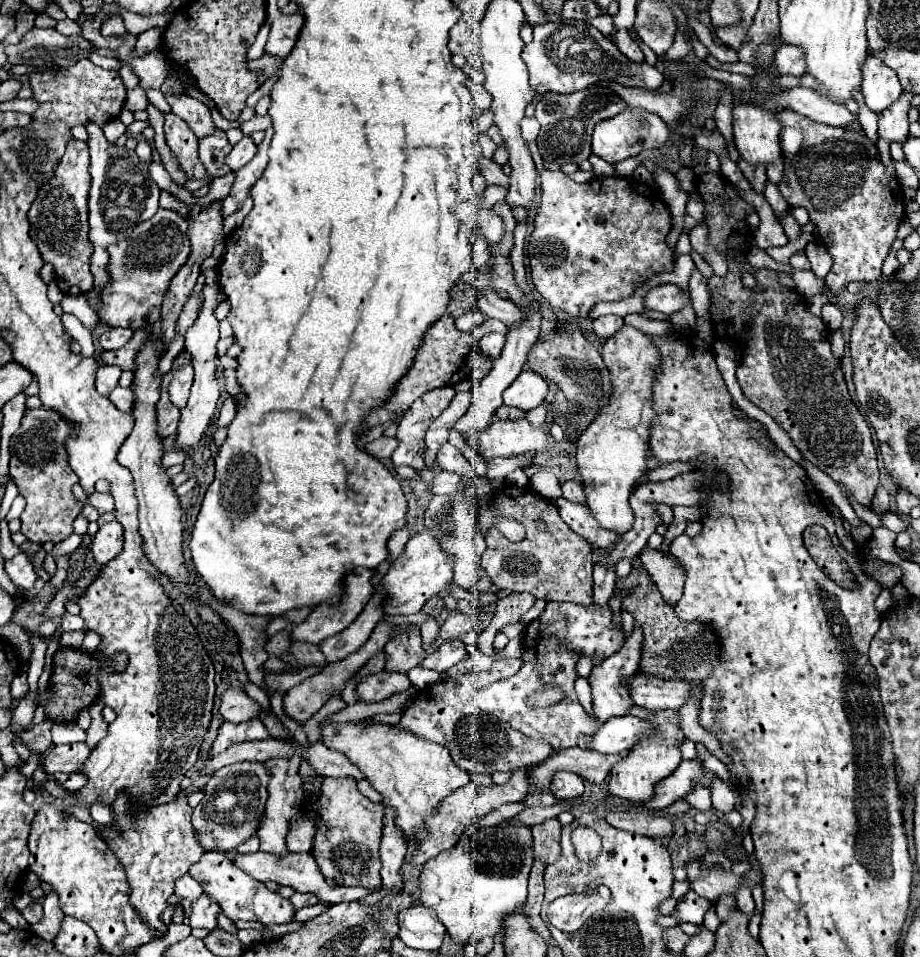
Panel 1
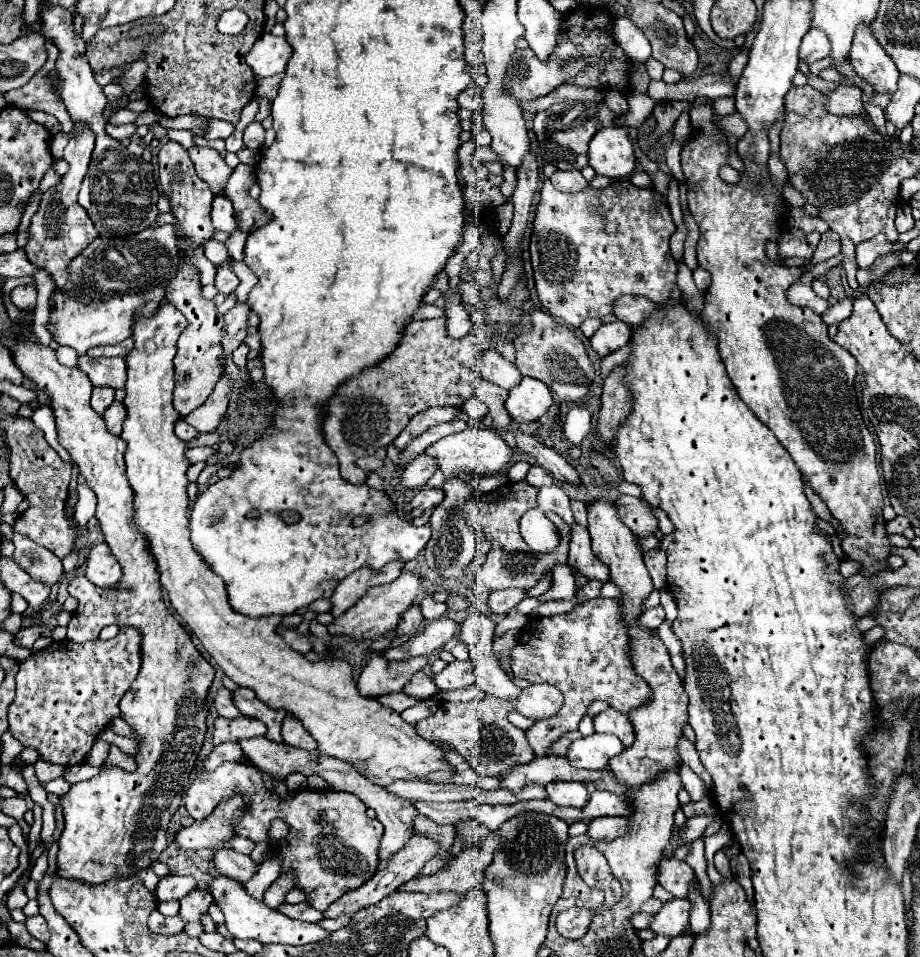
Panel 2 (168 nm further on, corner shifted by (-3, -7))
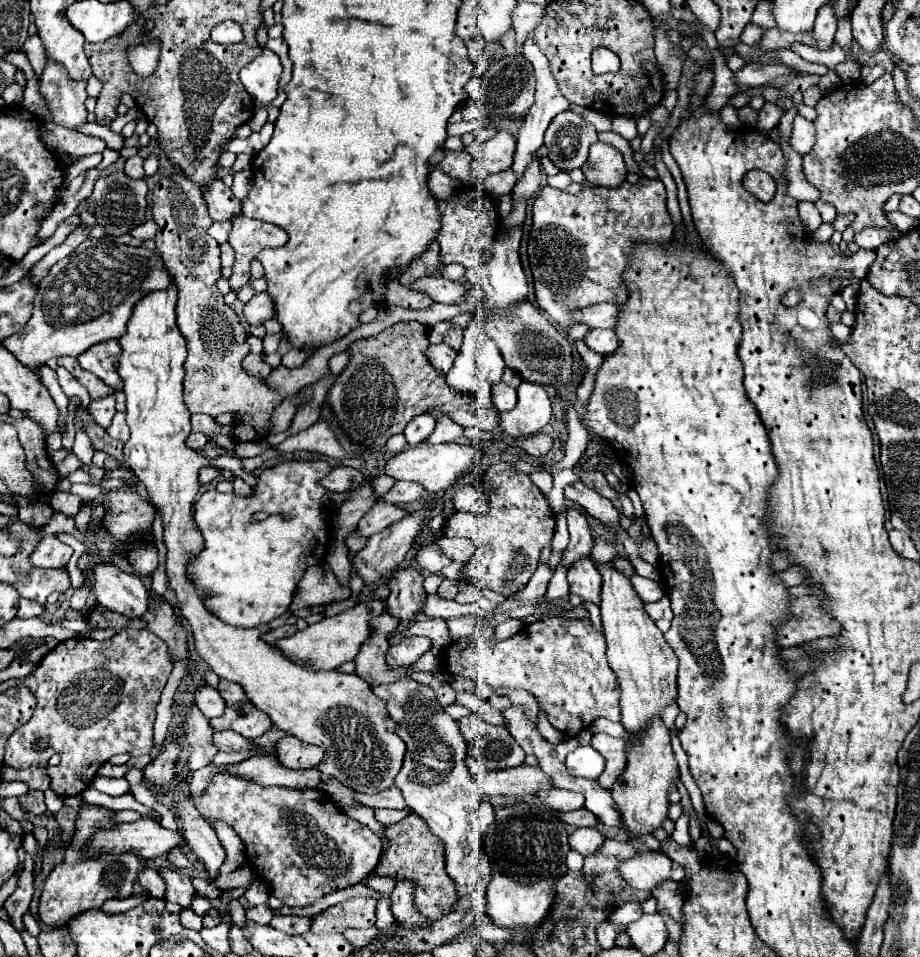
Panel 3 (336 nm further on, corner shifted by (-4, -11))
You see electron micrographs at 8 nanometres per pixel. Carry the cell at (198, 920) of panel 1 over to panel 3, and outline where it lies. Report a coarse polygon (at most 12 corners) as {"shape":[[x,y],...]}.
{"shape":[[158,868],[168,884],[164,898],[182,908],[192,904],[194,886],[182,872]]}

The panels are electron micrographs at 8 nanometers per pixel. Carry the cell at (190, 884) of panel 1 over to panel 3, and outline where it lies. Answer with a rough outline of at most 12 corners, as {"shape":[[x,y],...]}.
{"shape":[[148,866],[140,870],[136,882],[154,898],[164,898],[166,884]]}

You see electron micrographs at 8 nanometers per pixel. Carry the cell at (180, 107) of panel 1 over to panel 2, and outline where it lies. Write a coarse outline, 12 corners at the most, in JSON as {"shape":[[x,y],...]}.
{"shape":[[189,148],[197,174],[217,196],[231,168],[219,150]]}

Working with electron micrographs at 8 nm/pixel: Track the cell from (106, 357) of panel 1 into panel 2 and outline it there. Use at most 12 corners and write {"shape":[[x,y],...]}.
{"shape":[[127,358],[91,360],[79,368],[93,386],[117,390],[127,382]]}

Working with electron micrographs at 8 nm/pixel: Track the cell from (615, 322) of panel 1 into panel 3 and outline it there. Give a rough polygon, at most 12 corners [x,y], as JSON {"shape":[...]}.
{"shape":[[588,330],[584,342],[606,356],[618,348],[614,330]]}

